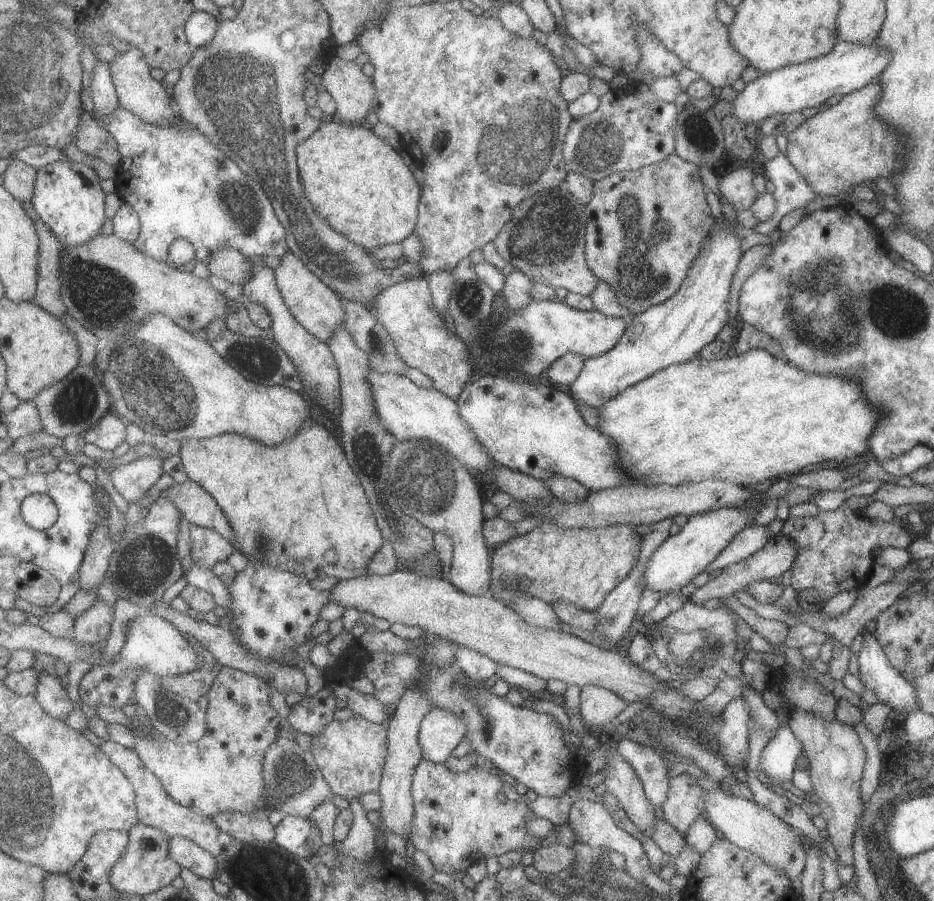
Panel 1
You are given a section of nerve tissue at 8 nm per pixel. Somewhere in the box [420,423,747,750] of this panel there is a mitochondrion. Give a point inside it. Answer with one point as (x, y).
(486, 725)

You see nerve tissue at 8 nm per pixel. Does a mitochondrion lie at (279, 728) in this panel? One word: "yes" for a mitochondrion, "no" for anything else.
no

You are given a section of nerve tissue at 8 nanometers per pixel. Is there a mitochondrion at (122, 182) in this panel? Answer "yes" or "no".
no

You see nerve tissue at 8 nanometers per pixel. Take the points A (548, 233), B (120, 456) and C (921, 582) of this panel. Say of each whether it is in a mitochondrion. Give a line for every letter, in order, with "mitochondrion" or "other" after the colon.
A: mitochondrion
B: other
C: other

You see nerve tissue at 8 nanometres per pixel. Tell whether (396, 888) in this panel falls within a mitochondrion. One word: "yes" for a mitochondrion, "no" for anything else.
no

